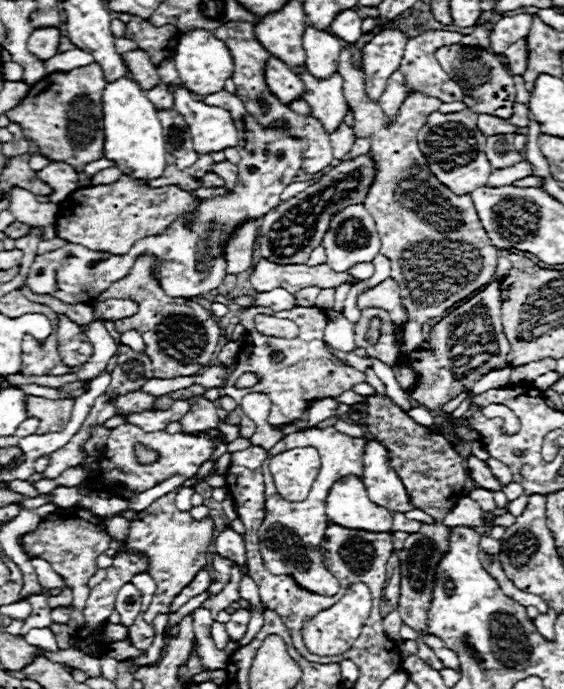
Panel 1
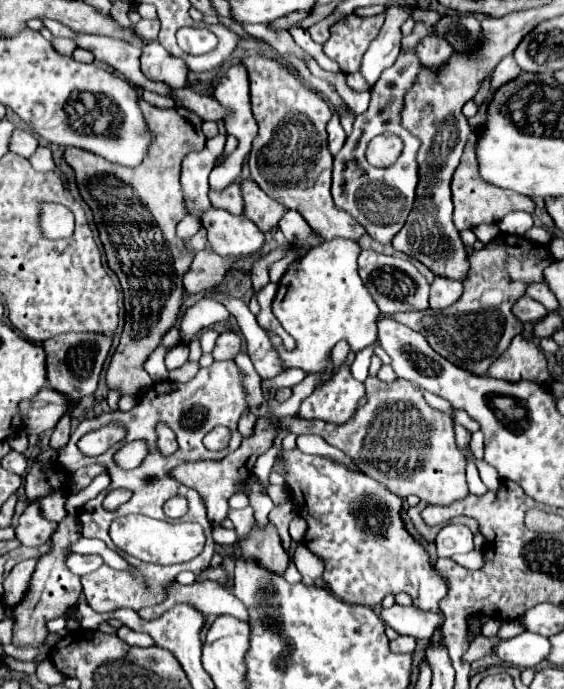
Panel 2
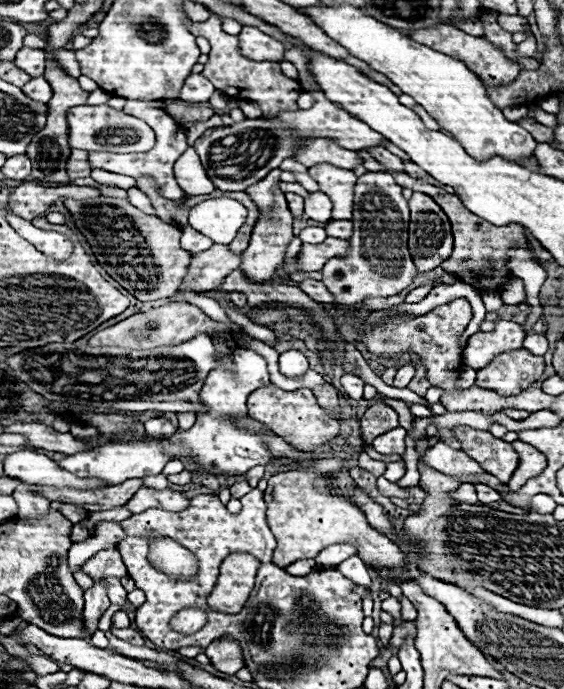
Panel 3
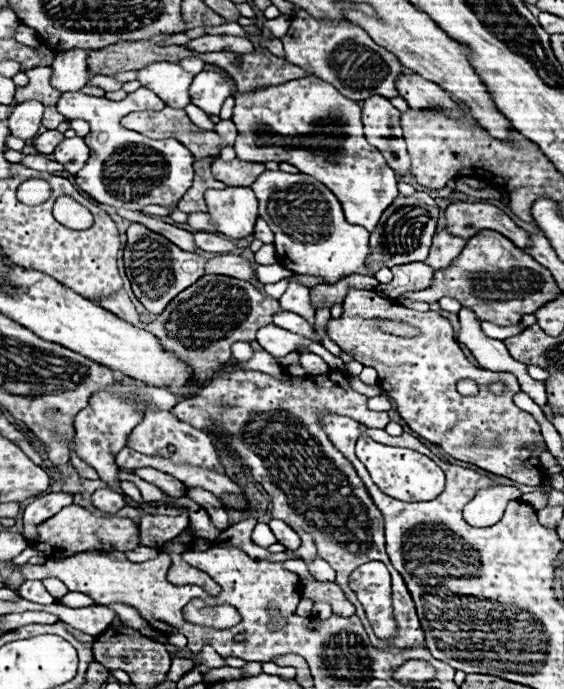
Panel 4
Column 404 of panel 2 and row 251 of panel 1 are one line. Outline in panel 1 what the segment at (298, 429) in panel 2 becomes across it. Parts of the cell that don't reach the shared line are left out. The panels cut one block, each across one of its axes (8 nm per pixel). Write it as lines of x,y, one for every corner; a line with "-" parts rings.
352,46
340,52
338,72
344,78
344,98
356,116
354,134
358,138
372,136
370,156
376,162
378,174
364,200
364,206
368,208
370,216
374,216
376,232
382,240
380,254
388,256
392,262
390,276
400,284
402,302
410,316
404,326
400,345
400,352
406,355
425,342
422,339
422,324
426,320
444,316
444,312
456,302
468,298
474,290
480,290
494,280
498,250
492,244
480,250
472,246
472,242
490,242
490,238
480,224
470,194
456,196
452,190
440,184
418,148
418,130
426,124
428,116
440,108
442,102
430,96
412,94
412,98
408,98
408,102
400,108
396,124
386,128
390,118
380,110
378,104
368,102
364,92
364,76
362,72
352,70
350,60

